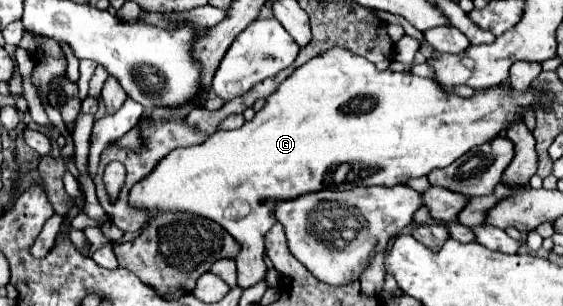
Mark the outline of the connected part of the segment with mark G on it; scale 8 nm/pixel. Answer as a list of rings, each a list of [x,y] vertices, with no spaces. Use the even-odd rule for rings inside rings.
[[[330,49],[314,59],[310,59],[308,63],[304,63],[302,67],[298,67],[286,81],[282,81],[282,85],[268,97],[266,101],[266,107],[262,107],[254,119],[250,121],[244,121],[242,127],[238,129],[232,129],[232,131],[216,131],[214,135],[210,135],[204,143],[200,145],[194,145],[194,147],[184,147],[184,149],[174,149],[170,151],[170,155],[166,155],[166,159],[160,159],[158,167],[154,167],[154,171],[150,171],[150,175],[146,175],[142,181],[138,181],[130,193],[128,193],[128,203],[130,207],[142,211],[150,217],[158,215],[158,213],[190,213],[190,215],[202,215],[214,223],[218,223],[220,227],[224,227],[224,231],[228,231],[242,247],[240,255],[238,255],[238,285],[242,285],[244,289],[256,285],[258,281],[264,279],[266,275],[266,263],[264,263],[264,237],[268,233],[268,229],[274,225],[274,207],[278,201],[290,201],[298,195],[306,195],[306,193],[314,193],[314,191],[322,191],[322,189],[352,189],[356,185],[396,185],[396,183],[406,183],[408,179],[412,177],[420,177],[420,175],[428,175],[432,169],[436,167],[446,167],[450,165],[452,161],[456,161],[458,157],[462,157],[466,151],[470,151],[472,147],[476,145],[482,145],[490,139],[494,139],[496,135],[502,133],[502,129],[506,129],[514,119],[520,117],[520,109],[522,107],[530,107],[538,103],[538,93],[534,93],[532,89],[528,89],[526,93],[518,93],[516,89],[502,89],[500,85],[498,87],[490,87],[490,89],[484,89],[484,91],[476,91],[474,97],[470,99],[462,99],[458,95],[446,95],[438,83],[434,79],[426,79],[426,77],[416,77],[412,73],[396,73],[396,71],[378,71],[370,61],[366,61],[364,57],[358,57],[354,55],[352,51],[346,51],[346,49]],[[340,165],[352,165],[352,167],[360,167],[360,173],[358,177],[354,179],[344,179],[342,183],[336,183],[334,181],[334,173]]]

